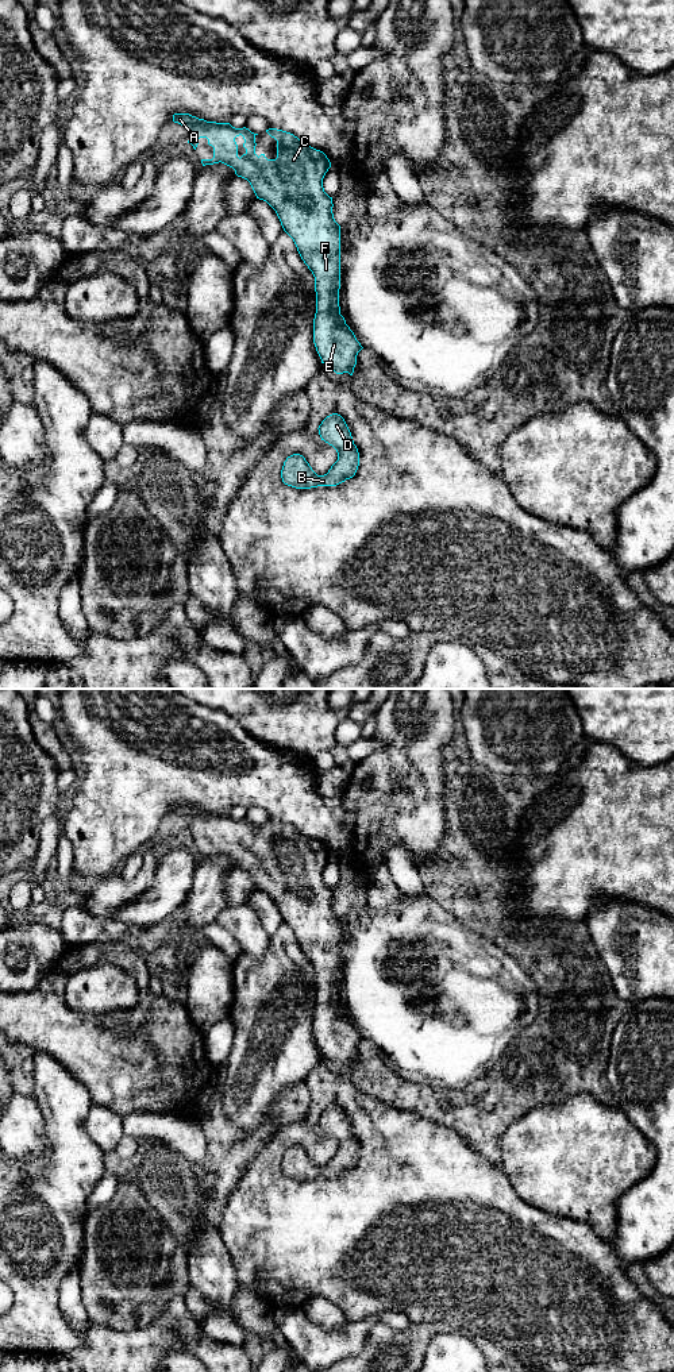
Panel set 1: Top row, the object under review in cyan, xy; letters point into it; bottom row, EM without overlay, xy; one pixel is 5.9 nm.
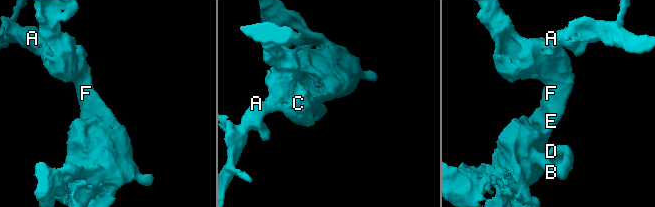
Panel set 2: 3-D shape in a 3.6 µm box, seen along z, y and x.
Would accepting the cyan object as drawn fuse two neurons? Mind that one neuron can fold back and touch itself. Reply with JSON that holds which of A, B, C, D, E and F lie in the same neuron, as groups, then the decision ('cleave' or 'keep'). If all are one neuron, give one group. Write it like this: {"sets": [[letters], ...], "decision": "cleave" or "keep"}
{"sets": [["A", "B", "C", "D", "E", "F"]], "decision": "keep"}

